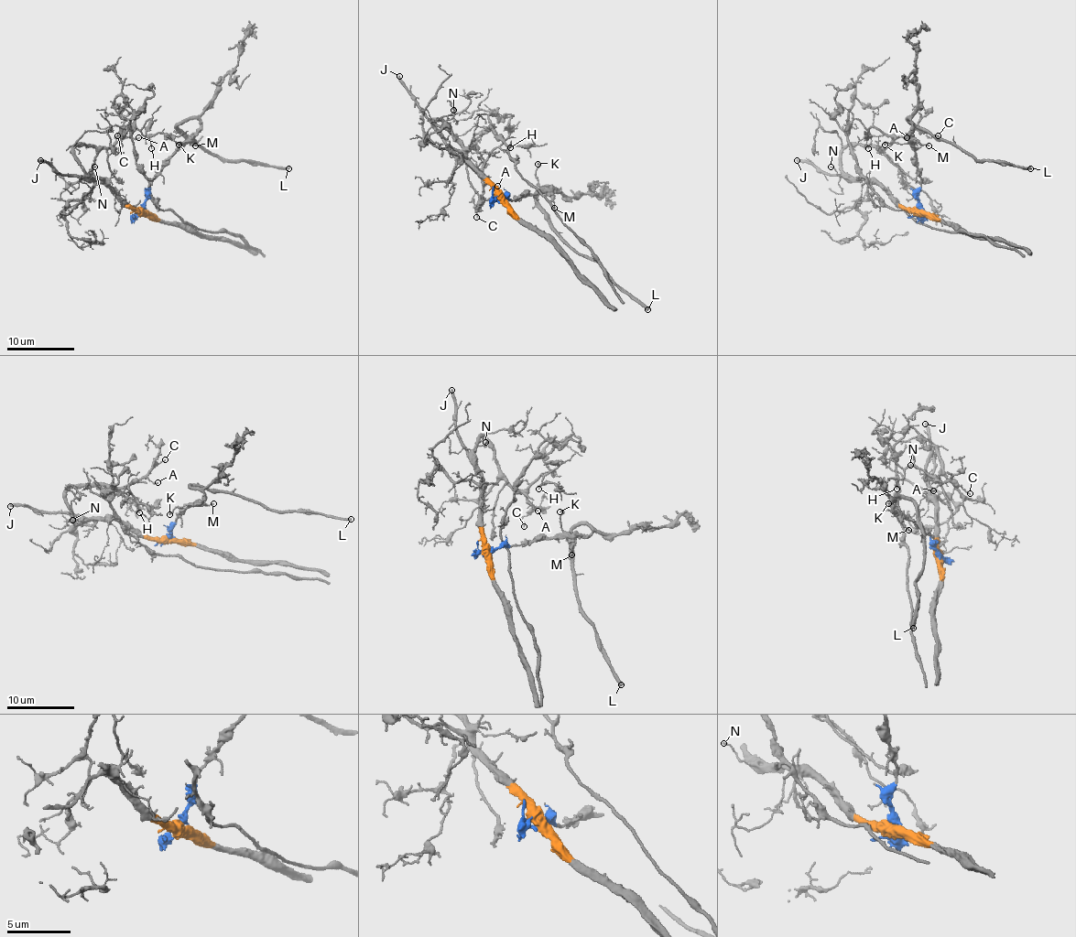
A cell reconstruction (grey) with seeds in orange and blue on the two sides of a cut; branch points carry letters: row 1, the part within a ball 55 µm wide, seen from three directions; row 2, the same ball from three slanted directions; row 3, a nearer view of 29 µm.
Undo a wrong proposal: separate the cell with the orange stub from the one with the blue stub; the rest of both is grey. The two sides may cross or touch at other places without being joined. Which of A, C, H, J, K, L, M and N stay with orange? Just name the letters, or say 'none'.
A, C, H, J, N

